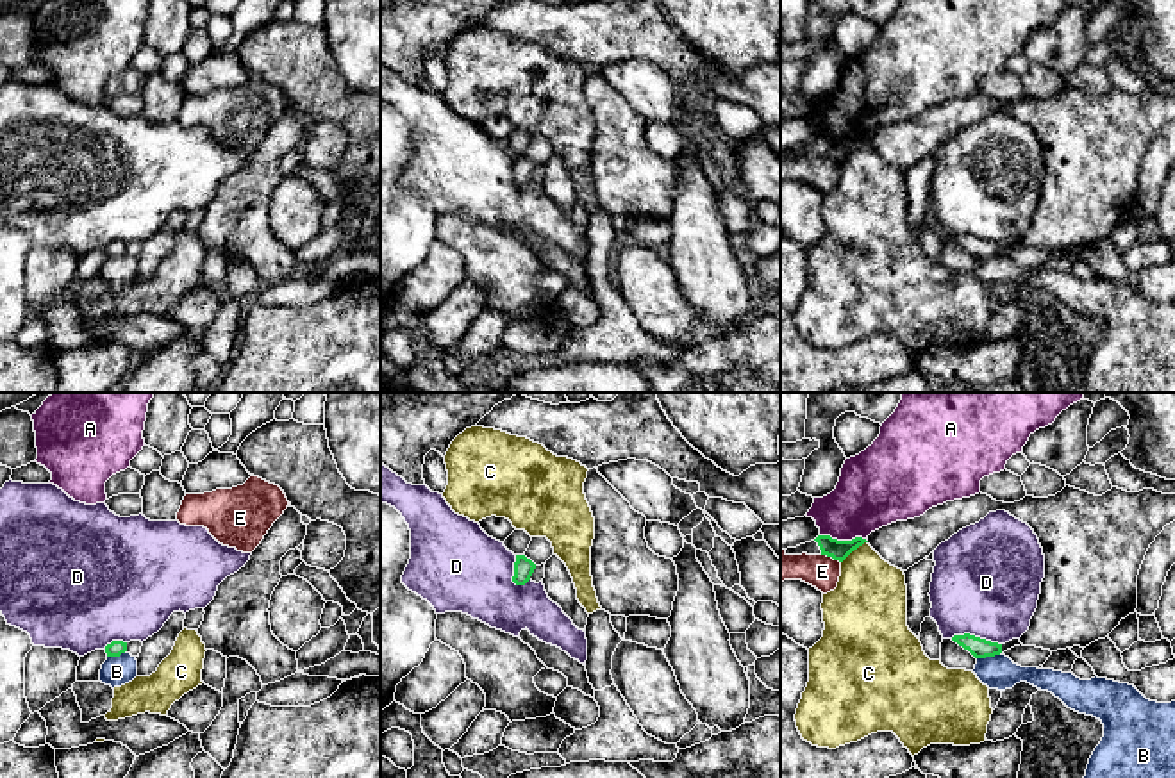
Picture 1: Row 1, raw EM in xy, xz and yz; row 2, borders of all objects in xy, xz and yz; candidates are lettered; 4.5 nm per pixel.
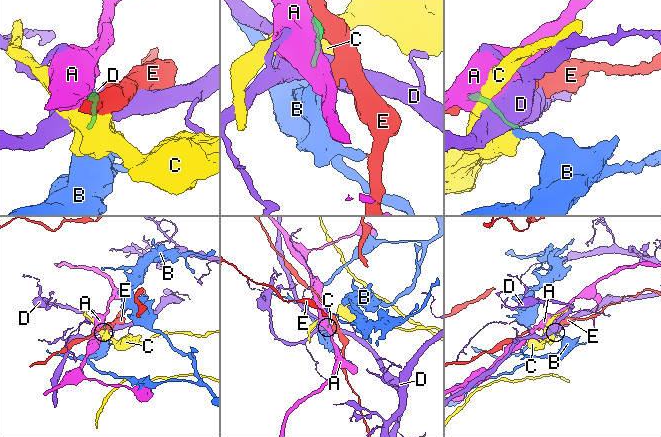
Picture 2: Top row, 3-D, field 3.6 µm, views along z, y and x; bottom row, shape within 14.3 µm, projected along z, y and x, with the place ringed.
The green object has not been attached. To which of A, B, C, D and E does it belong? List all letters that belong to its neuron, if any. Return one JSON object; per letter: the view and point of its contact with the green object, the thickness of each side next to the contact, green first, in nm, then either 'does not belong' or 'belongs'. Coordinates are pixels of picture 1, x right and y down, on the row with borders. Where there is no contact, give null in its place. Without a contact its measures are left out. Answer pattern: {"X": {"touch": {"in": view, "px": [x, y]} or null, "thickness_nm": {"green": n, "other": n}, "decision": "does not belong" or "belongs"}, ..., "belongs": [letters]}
{"A": {"touch": {"in": "yz", "px": [843, 541]}, "thickness_nm": {"green": 90, "other": 300}, "decision": "does not belong"}, "B": {"touch": {"in": "yz", "px": [988, 655]}, "thickness_nm": {"green": 90, "other": 150}, "decision": "does not belong"}, "C": {"touch": {"in": "yz", "px": [854, 548]}, "thickness_nm": {"green": 90, "other": 320}, "decision": "does not belong"}, "D": {"touch": {"in": "yz", "px": [974, 636]}, "thickness_nm": {"green": 90, "other": 480}, "decision": "does not belong"}, "E": {"touch": {"in": "yz", "px": [831, 555]}, "thickness_nm": {"green": 90, "other": 150}, "decision": "does not belong"}, "belongs": []}

